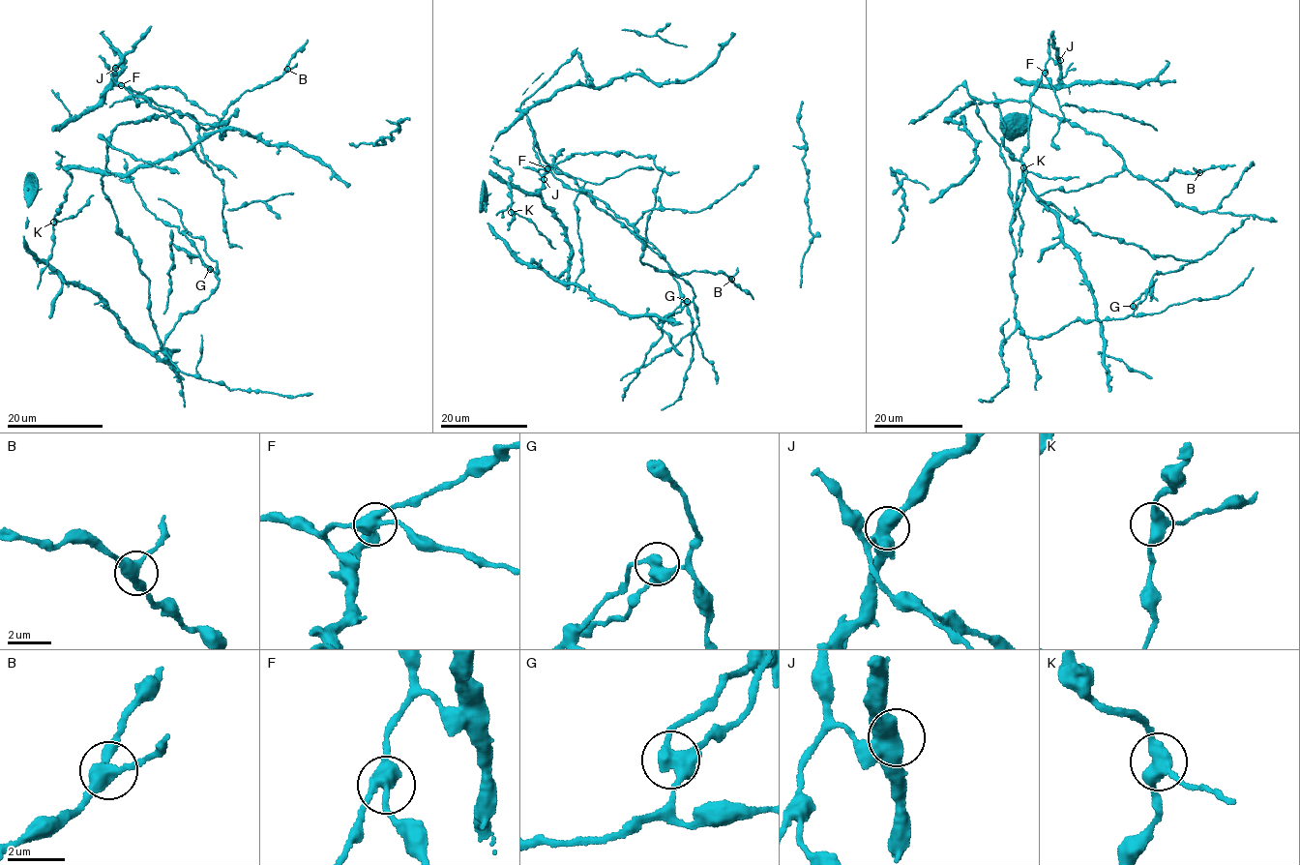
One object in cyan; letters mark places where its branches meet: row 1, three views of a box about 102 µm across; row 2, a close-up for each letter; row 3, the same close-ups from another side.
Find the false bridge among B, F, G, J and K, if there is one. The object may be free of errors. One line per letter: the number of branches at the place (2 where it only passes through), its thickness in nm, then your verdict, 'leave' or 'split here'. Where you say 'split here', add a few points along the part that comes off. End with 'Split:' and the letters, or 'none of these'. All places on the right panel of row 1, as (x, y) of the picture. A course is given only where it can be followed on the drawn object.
B: 3 | 420 nm | leave
F: 3 | 400 nm | leave
G: 3 | 420 nm | split here | (1134, 307), (1134, 302), (1157, 278)
J: 3 | 460 nm | leave
K: 3 | 400 nm | leave
Split: G

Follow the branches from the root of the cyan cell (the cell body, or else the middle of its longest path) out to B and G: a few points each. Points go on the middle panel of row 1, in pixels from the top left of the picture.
B: (535, 131), (535, 146), (542, 159), (570, 175), (597, 207), (629, 227), (675, 273), (723, 273), (731, 279)
G: (535, 131), (529, 123), (542, 165), (625, 219), (642, 240), (640, 261), (690, 284), (694, 297), (687, 301)

